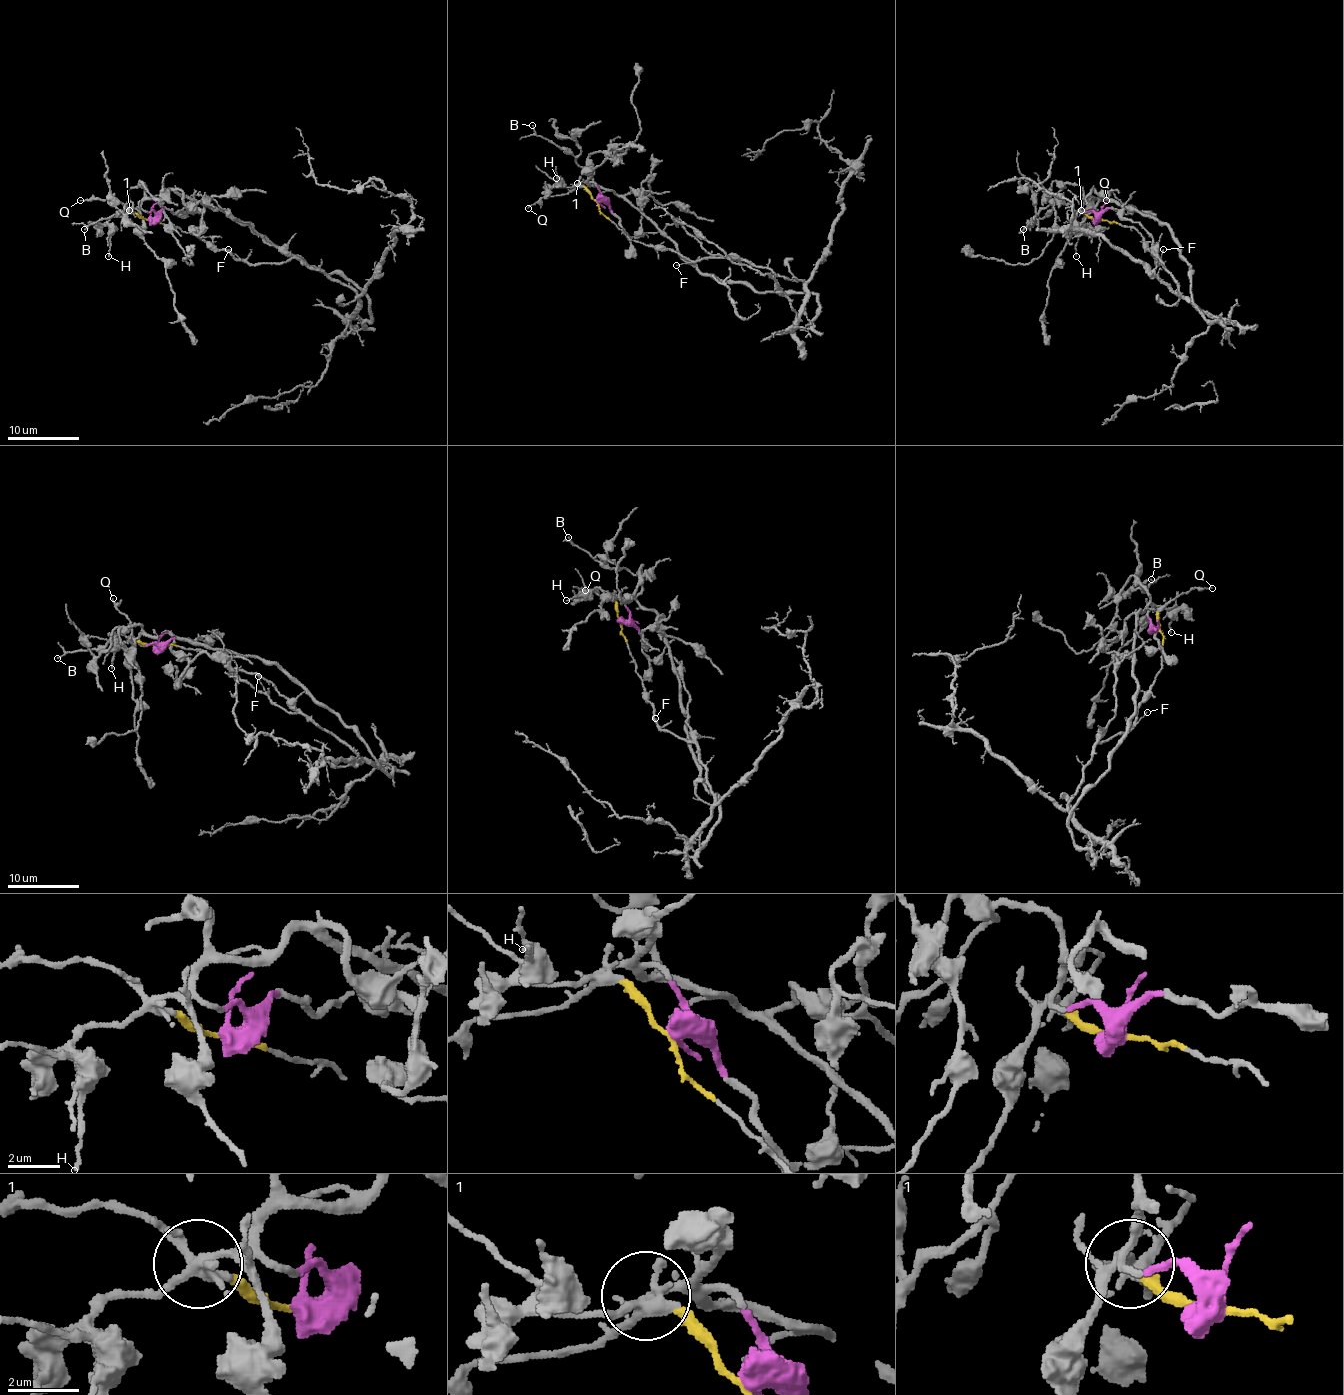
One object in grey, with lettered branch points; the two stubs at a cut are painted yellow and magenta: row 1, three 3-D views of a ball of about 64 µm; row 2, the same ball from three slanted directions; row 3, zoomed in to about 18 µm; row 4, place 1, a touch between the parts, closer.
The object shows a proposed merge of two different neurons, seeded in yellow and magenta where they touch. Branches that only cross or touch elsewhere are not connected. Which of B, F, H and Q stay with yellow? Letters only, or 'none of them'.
F, Q

